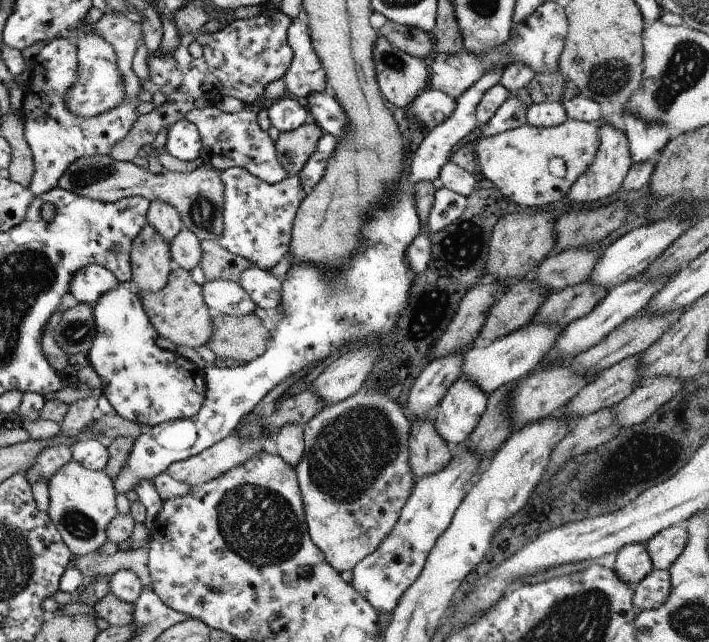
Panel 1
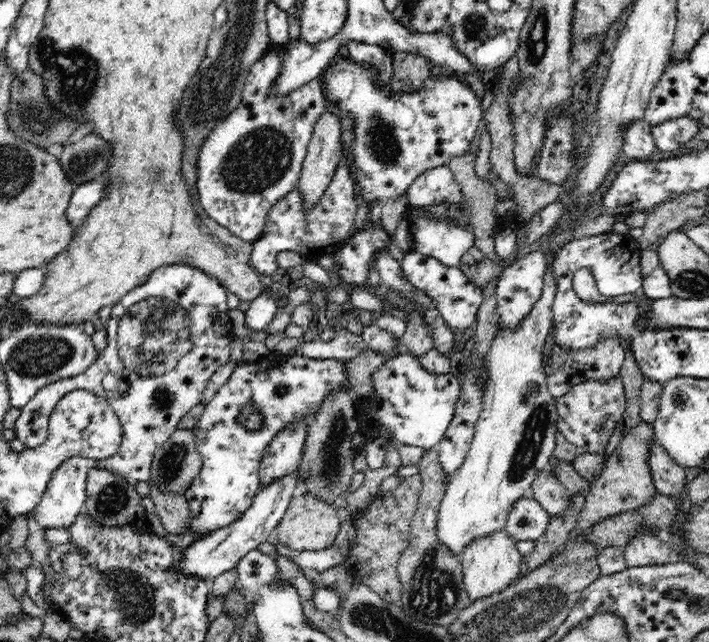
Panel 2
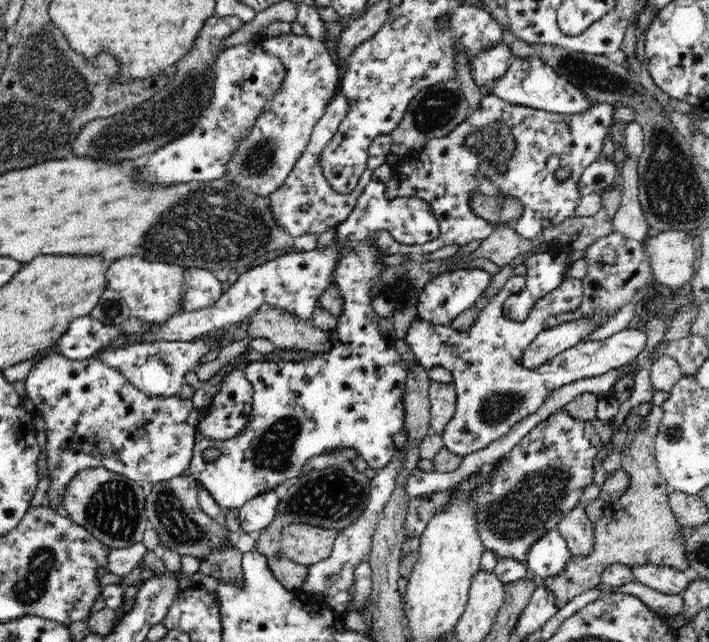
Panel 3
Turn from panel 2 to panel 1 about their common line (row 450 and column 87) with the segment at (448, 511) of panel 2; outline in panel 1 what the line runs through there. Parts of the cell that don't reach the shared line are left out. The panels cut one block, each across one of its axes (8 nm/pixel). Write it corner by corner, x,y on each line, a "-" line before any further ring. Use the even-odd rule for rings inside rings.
72,458
50,476
45,511
73,556
92,553
107,541
104,532
107,523
117,514
116,495
112,480
104,470
83,468

